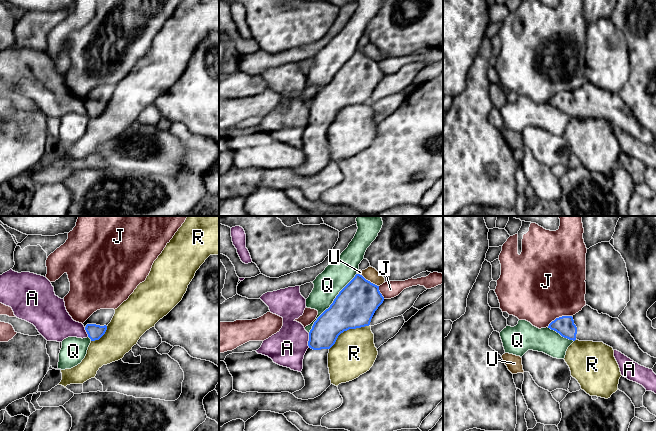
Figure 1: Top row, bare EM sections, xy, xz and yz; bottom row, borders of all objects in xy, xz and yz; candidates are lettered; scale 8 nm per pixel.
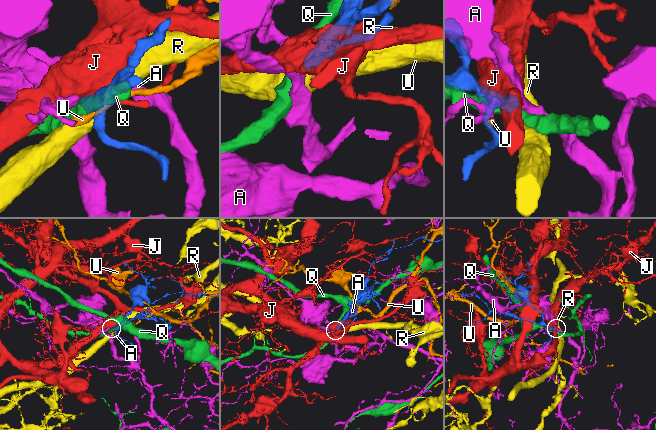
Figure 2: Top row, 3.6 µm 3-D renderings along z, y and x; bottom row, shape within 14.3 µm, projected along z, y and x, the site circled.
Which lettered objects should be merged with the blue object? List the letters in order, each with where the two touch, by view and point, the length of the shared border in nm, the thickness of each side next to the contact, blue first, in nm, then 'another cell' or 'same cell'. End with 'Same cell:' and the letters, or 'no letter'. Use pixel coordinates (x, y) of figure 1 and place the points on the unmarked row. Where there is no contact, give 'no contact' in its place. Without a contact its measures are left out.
A: contact xz (309, 116); length 120 nm; calibres 220 and 300 nm; another cell
J: contact yz (559, 93); length 220 nm; calibres 150 and 500 nm; another cell
Q: contact xz (332, 79); length 600 nm; calibres 320 and 220 nm; another cell
R: contact xz (347, 105); length 380 nm; calibres 320 and 360 nm; another cell
U: contact xz (367, 56); length 200 nm; calibres 320 and 110 nm; another cell
Same cell: no letter

